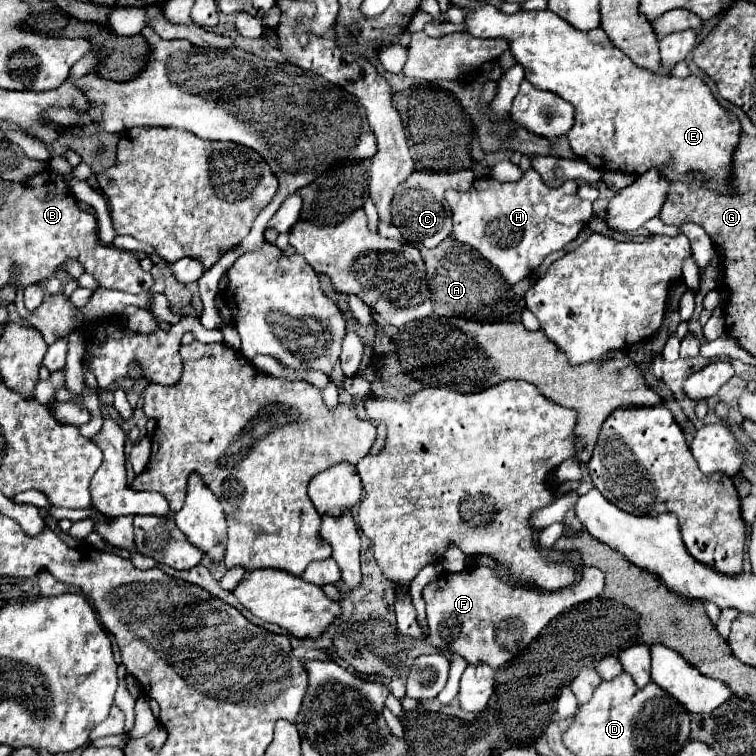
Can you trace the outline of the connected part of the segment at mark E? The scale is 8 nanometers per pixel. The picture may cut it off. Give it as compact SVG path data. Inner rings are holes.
M486 3L476 11L462 9L466 33L472 37L482 39L506 39L510 51L526 71L526 79L538 87L552 91L574 105L576 121L572 129L566 133L570 147L576 157L588 161L602 173L606 171L620 171L628 175L642 175L650 167L662 169L662 173L672 179L680 181L690 171L698 171L706 177L708 187L720 193L730 193L730 161L732 151L738 145L740 123L738 119L726 111L712 95L710 87L696 75L680 77L666 77L656 75L654 71L642 69L626 57L604 33L604 29L594 31L578 31L556 13L546 11L518 11L514 15L502 13L498 7Z

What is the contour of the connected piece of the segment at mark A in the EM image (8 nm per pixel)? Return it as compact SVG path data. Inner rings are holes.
M452 235L432 249L420 249L420 253L426 265L428 289L436 315L464 317L492 323L520 321L520 313L526 307L524 295L532 285L530 279L524 279L516 285L508 285L504 277L498 273L498 269L494 269L476 249L458 243L458 239L454 239Z

